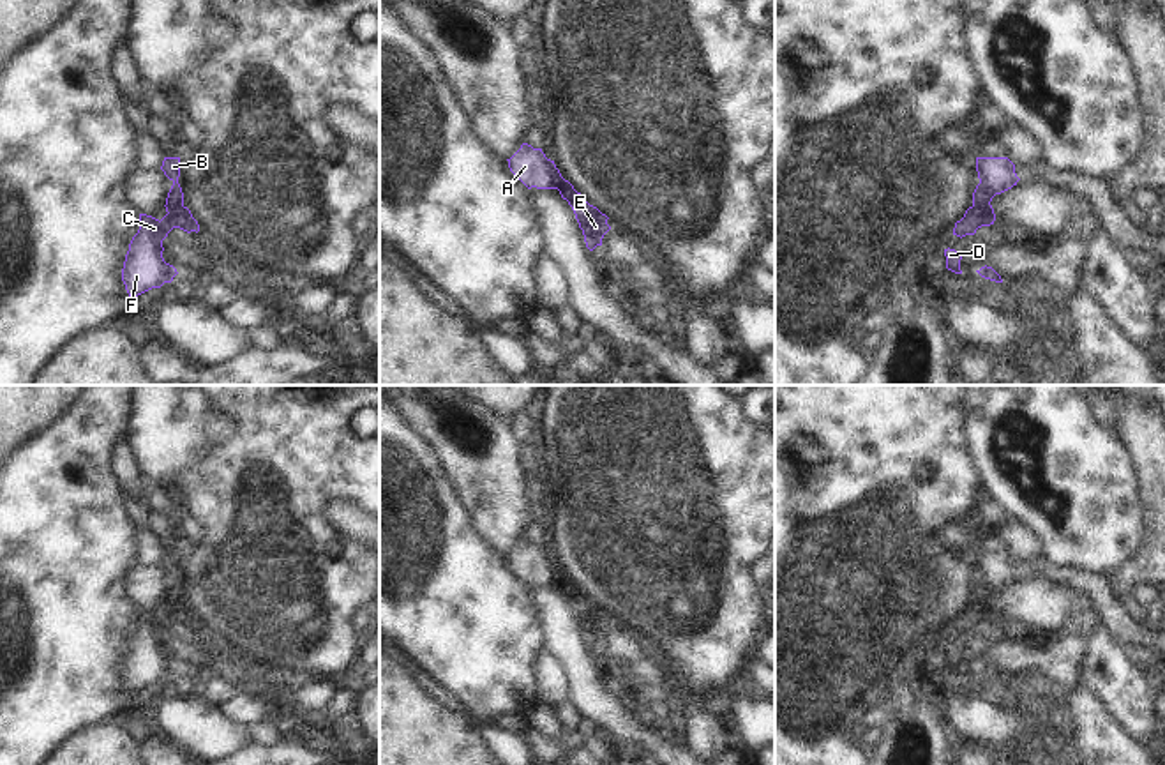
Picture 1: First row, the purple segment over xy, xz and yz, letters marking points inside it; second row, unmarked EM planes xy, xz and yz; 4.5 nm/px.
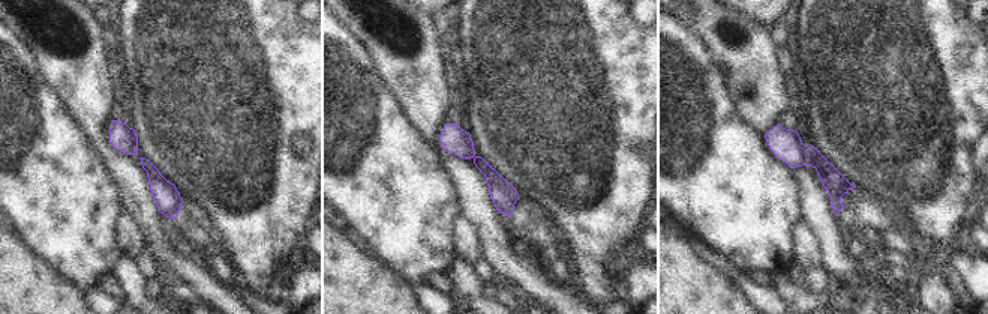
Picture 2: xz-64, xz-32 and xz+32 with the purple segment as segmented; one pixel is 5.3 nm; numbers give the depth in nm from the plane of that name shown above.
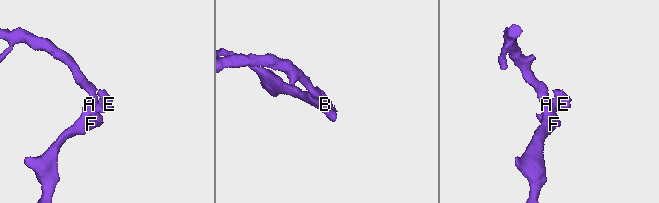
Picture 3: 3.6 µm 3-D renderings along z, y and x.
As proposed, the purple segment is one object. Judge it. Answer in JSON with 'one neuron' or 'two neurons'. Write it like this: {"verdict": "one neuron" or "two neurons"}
{"verdict": "two neurons"}

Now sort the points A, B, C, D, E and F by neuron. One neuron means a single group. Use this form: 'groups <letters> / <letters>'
groups A C D F / B E

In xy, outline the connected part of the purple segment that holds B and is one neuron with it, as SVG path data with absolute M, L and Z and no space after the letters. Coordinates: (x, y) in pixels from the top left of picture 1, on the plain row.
M164 553L161 565L173 578L164 602L166 602L168 610L175 610L178 604L184 602L184 588L182 588L182 583L178 579L180 553Z

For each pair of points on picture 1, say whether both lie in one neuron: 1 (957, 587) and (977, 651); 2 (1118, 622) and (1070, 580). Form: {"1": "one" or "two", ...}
{"1": "one", "2": "one"}

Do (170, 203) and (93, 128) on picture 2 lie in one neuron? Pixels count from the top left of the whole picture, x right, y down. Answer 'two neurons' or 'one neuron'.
two neurons

